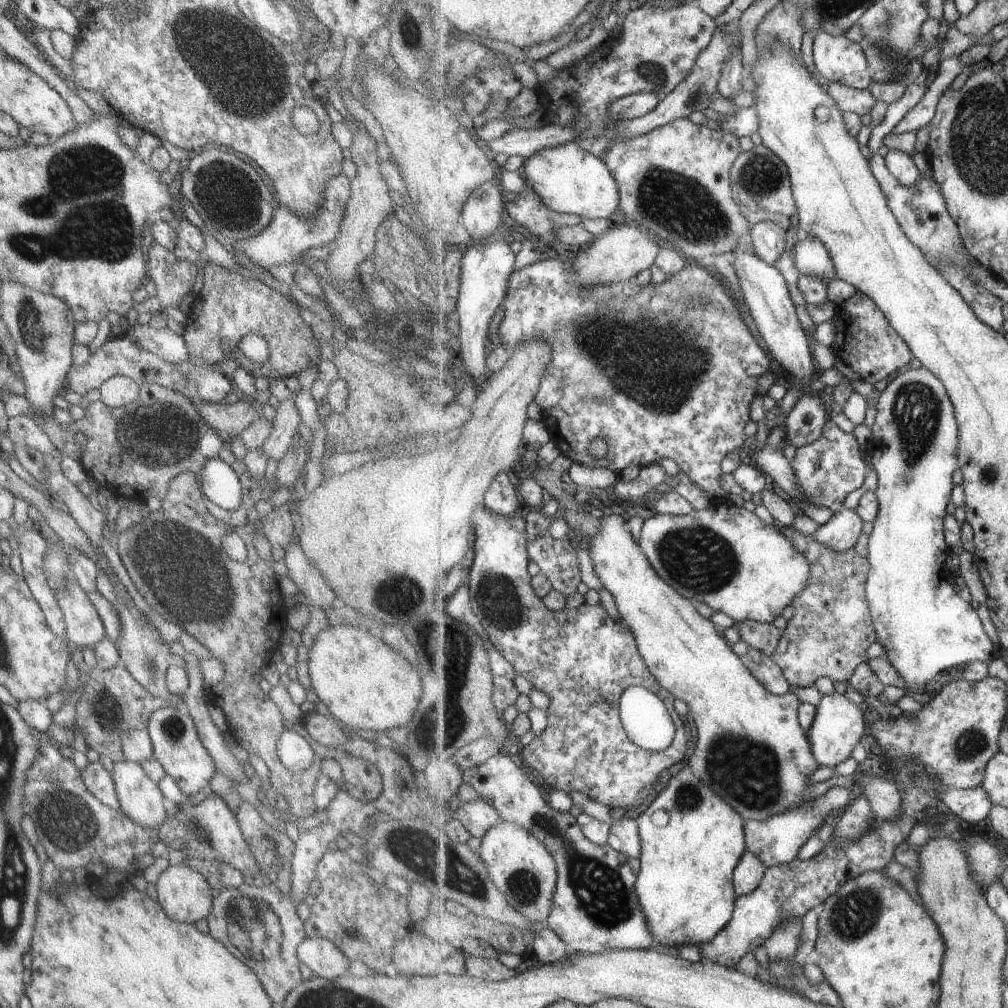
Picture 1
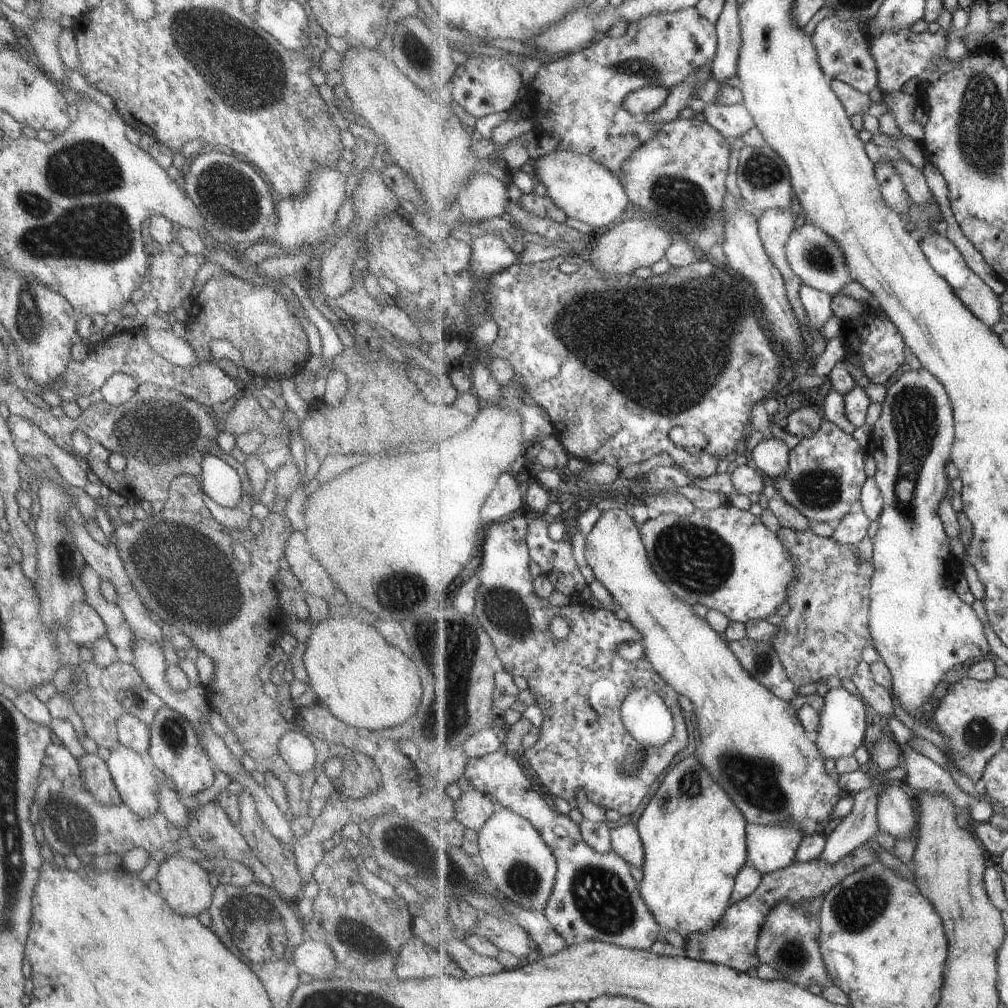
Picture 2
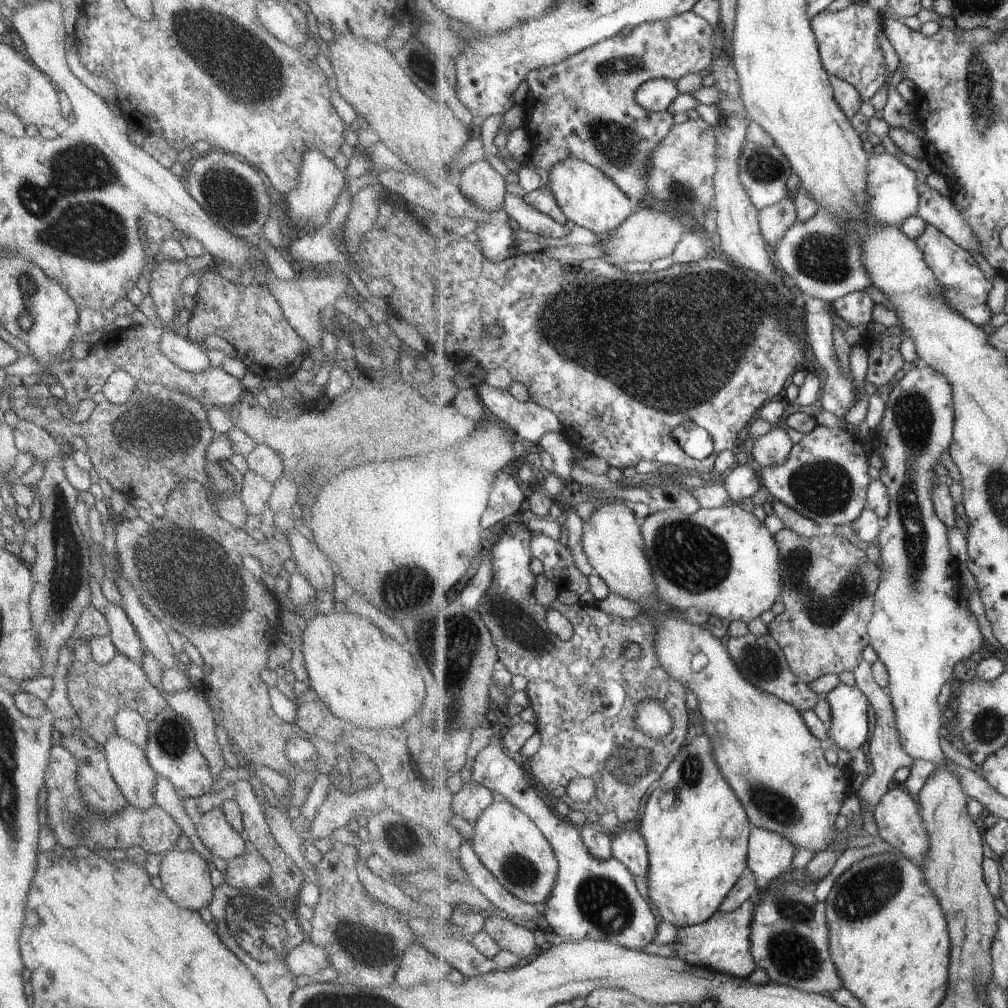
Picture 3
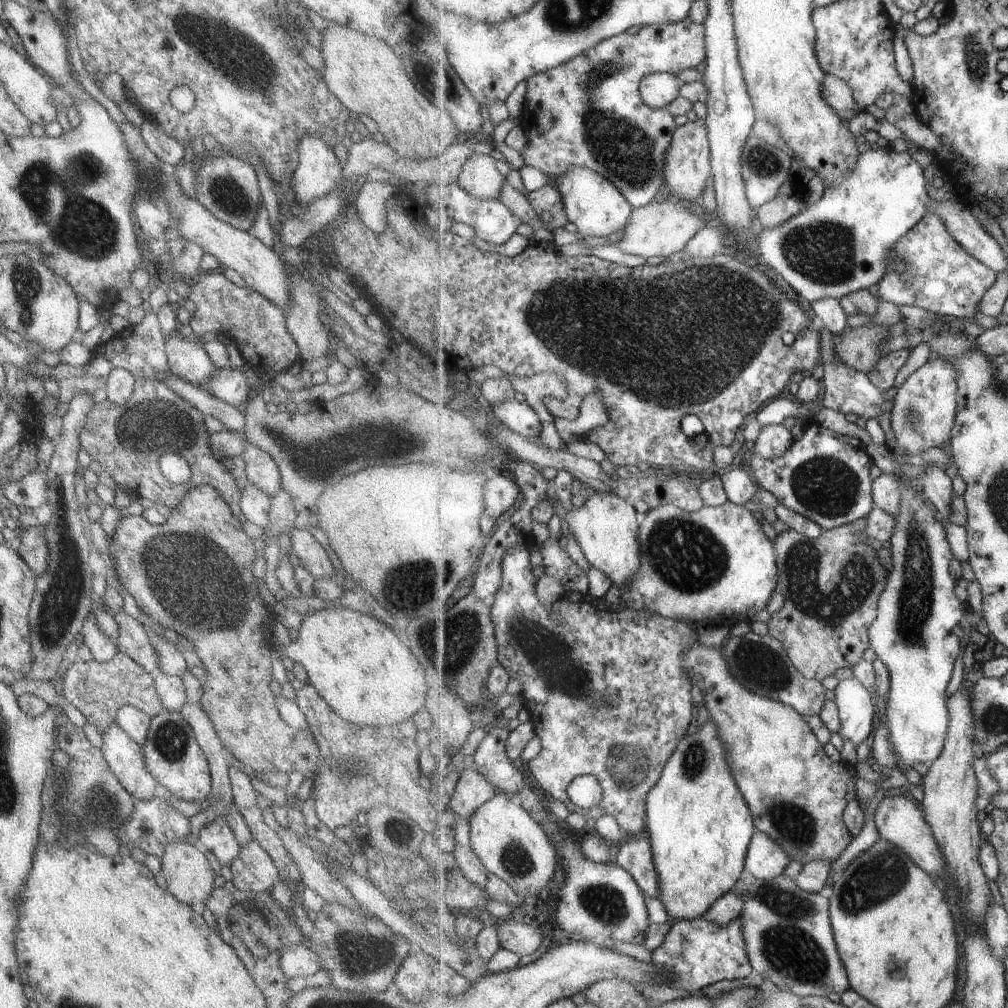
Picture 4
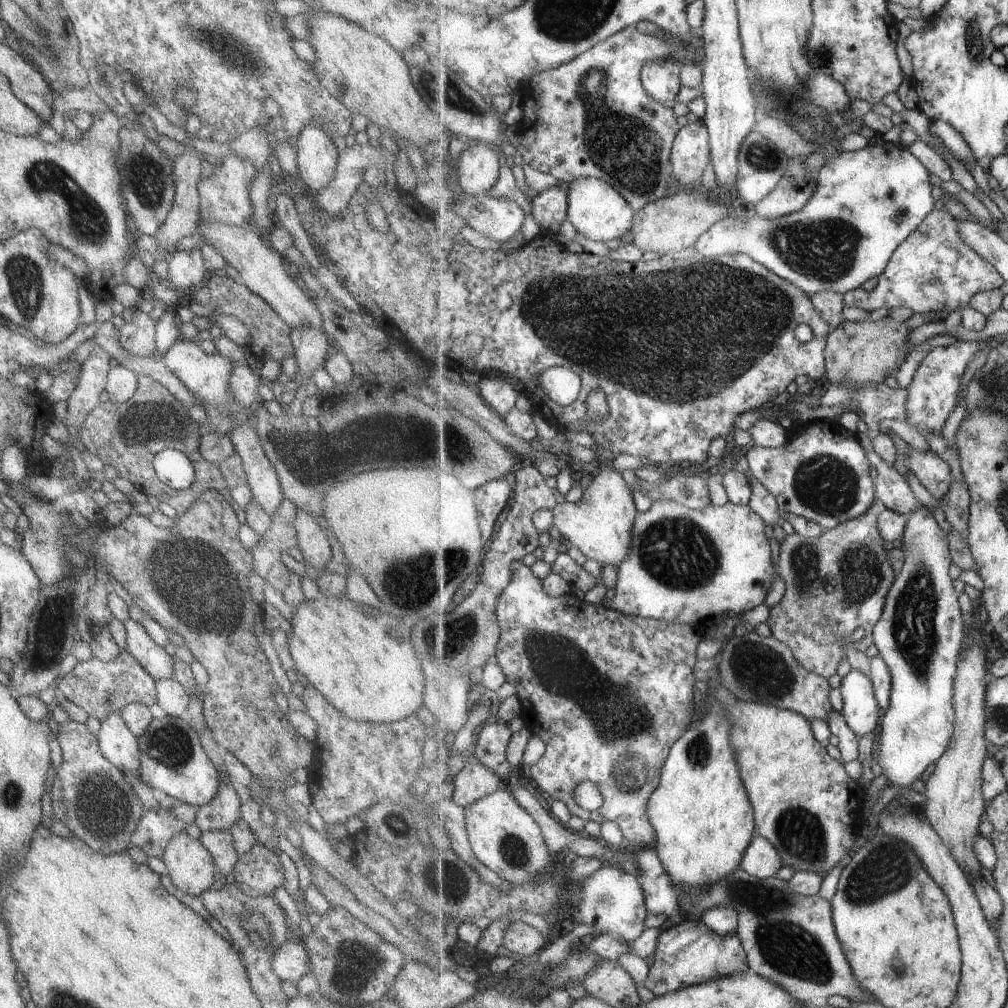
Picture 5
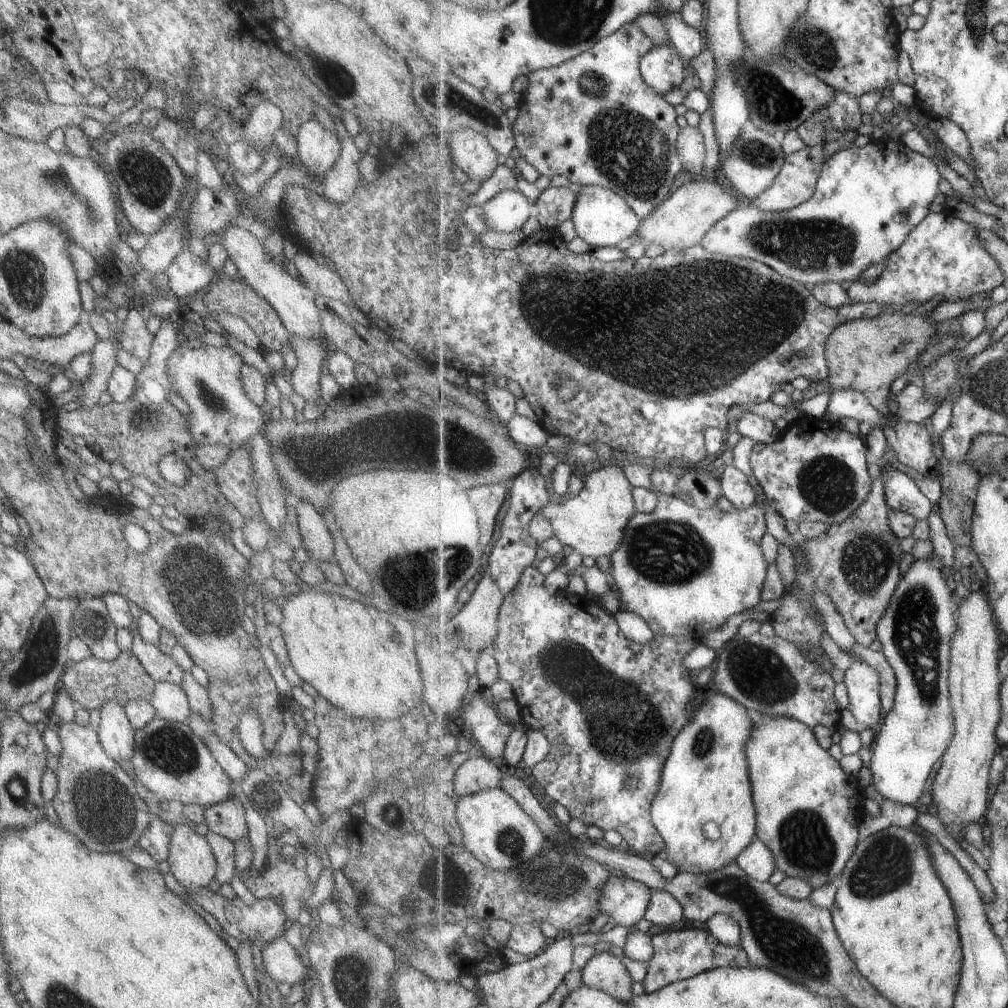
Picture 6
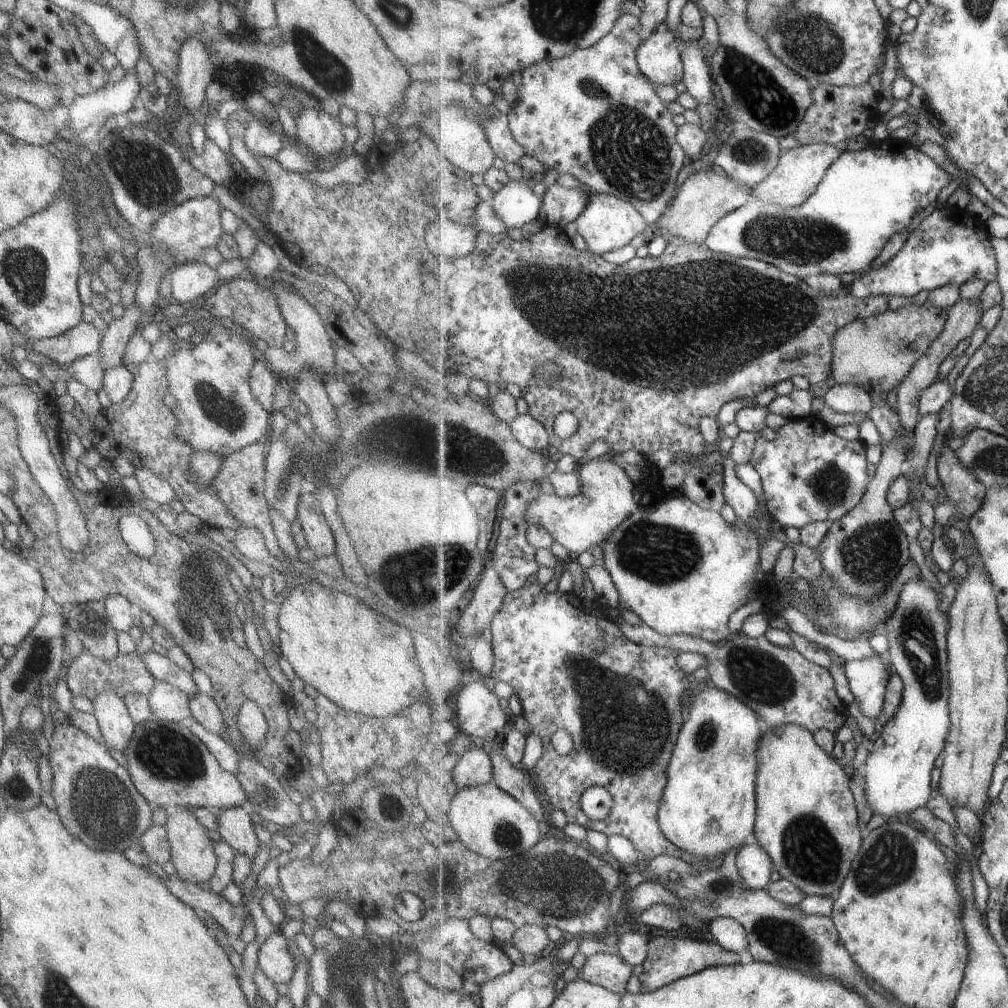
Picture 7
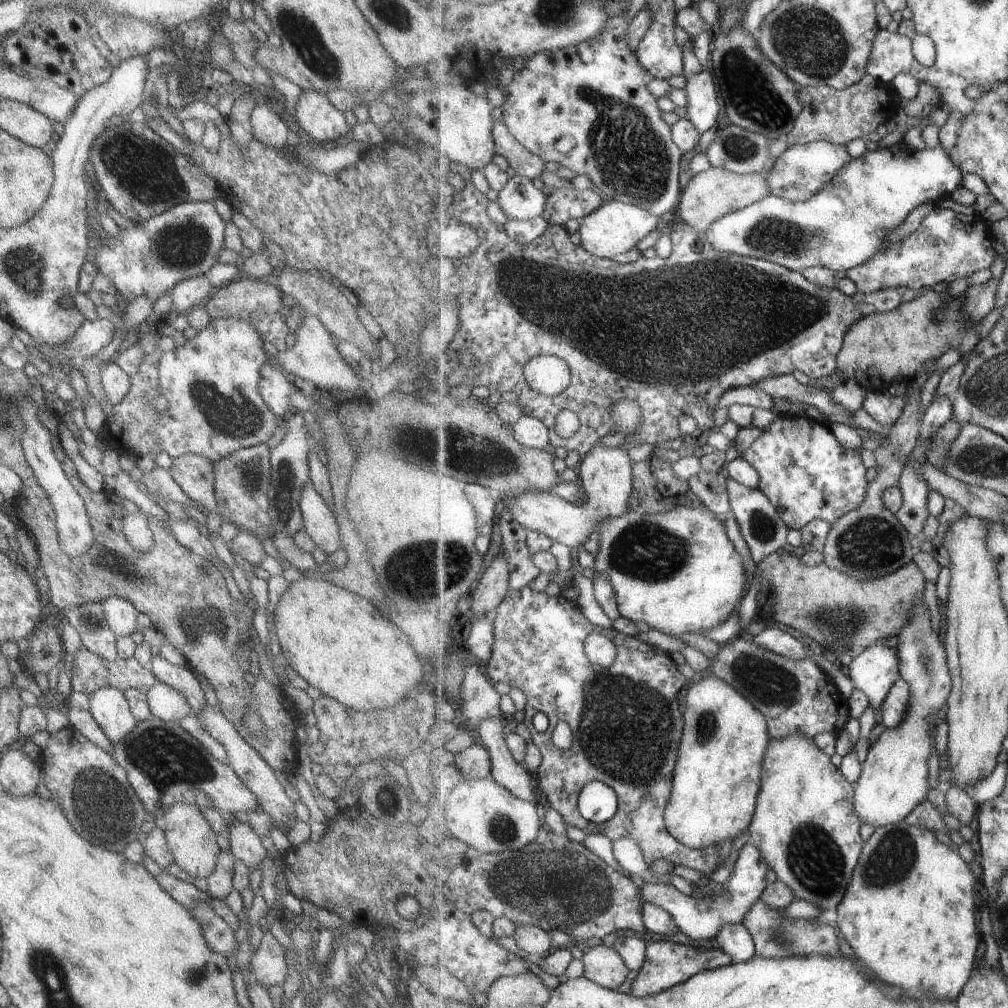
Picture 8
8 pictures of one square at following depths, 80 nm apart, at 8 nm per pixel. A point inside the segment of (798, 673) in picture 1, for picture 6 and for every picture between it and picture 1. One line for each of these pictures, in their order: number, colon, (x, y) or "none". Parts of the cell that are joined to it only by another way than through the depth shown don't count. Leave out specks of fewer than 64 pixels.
2: (828, 627)
3: (830, 586)
4: (832, 584)
5: (836, 585)
6: (857, 563)

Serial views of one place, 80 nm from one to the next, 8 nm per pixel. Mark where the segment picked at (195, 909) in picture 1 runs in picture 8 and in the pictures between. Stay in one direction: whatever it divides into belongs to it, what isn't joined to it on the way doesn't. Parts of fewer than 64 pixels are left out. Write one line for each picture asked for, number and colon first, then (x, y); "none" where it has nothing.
2: (184, 886)
3: (184, 876)
4: (188, 878)
5: (188, 865)
6: (190, 860)
7: (191, 853)
8: (191, 841)

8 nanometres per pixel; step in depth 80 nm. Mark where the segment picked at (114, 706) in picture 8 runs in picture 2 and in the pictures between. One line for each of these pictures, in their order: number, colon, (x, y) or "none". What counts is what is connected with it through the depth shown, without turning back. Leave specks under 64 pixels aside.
2: (131, 774)
3: (127, 764)
4: (125, 759)
5: (117, 745)
6: (115, 735)
7: (115, 726)

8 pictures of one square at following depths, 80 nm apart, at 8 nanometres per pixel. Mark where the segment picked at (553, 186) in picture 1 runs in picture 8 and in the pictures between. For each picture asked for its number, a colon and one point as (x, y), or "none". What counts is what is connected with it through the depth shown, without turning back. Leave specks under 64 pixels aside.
2: (587, 190)
3: (590, 198)
4: (594, 204)
5: (598, 210)
6: (601, 217)
7: (608, 222)
8: (614, 227)

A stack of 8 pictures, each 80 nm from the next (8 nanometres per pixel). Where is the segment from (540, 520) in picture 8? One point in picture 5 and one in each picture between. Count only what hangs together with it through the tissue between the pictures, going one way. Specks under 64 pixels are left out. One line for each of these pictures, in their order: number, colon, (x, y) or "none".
5: (601, 524)
6: (594, 523)
7: (581, 522)

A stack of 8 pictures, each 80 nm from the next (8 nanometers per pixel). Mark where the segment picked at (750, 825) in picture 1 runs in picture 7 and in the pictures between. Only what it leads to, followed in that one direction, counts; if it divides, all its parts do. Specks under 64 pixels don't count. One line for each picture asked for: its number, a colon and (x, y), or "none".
2: (770, 847)
3: (770, 854)
4: (766, 860)
5: (762, 859)
6: (758, 860)
7: (756, 866)

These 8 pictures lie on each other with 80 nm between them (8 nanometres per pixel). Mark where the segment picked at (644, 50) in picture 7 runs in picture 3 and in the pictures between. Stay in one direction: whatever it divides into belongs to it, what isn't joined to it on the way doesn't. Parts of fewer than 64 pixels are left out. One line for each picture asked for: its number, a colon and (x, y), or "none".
3: (656, 95)
4: (658, 90)
5: (662, 81)
6: (663, 68)

